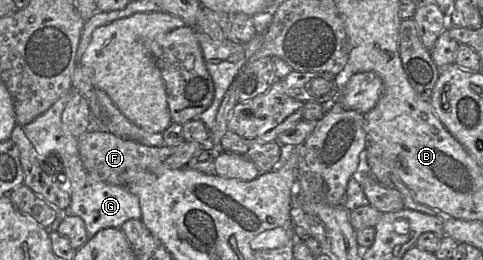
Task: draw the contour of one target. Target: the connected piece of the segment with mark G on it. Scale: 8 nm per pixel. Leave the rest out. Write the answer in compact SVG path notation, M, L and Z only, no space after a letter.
M74 88L66 91L46 112L39 115L32 122L23 127L24 132L32 143L37 157L41 162L48 162L45 170L61 181L68 179L70 182L71 204L68 208L68 214L79 216L85 222L89 239L93 238L100 230L106 228L120 228L130 219L141 219L141 207L137 195L129 191L126 187L108 184L96 175L90 173L84 166L79 153L79 138L72 136L62 127L62 113L72 97Z

